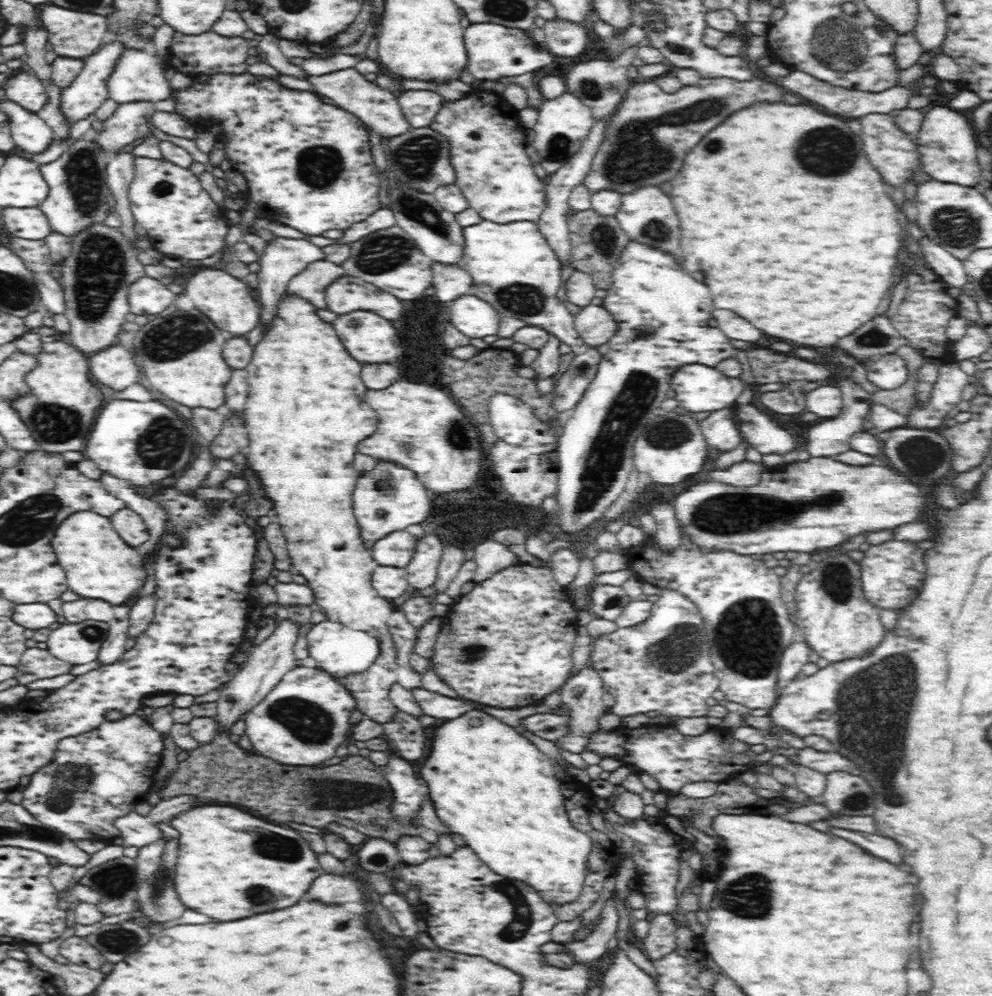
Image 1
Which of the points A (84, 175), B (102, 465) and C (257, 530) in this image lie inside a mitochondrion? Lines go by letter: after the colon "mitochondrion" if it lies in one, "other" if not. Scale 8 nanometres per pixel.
A: mitochondrion
B: other
C: other

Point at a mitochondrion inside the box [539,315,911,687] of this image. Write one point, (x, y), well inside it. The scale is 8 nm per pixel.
(605, 456)

